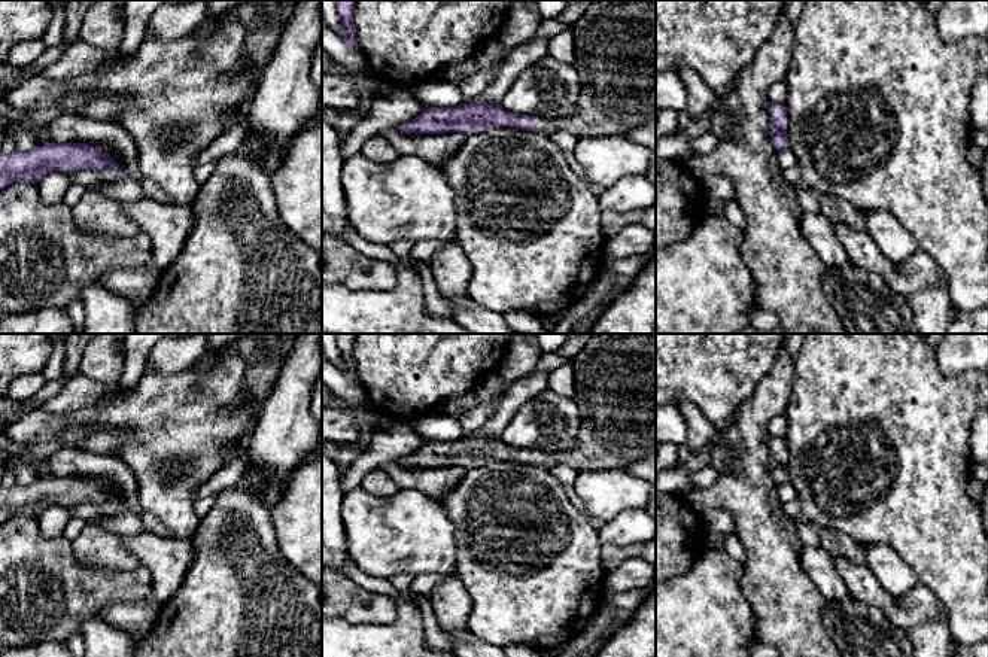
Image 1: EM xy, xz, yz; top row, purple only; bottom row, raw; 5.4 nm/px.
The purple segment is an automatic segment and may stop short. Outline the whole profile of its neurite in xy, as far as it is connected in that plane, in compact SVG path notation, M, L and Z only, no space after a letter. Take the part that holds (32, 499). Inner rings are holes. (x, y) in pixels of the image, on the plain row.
M54 475L30 486L16 484L12 489L0 486L0 524L16 514L37 517L52 505L69 508L79 504L107 504L128 511L110 489L95 480Z

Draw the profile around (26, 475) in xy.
M0 453L0 463L3 463L6 469L13 472L18 484L30 486L40 480L37 472L30 465L16 462L9 453Z

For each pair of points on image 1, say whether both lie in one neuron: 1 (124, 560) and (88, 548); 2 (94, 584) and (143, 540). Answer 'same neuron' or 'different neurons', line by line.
1: same neuron
2: different neurons

